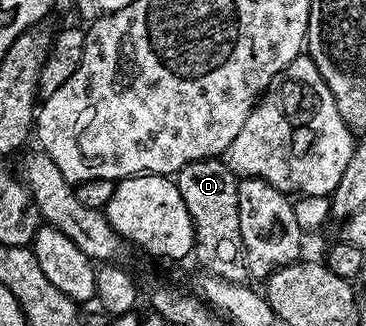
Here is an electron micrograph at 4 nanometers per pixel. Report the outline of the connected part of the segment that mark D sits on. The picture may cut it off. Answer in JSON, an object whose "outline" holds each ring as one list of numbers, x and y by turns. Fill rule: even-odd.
{"outline":[[218,157,197,159,174,174,174,183,189,207,191,222,195,225,193,257,212,277,240,283,248,280,247,256,241,243,241,215,237,211,240,178,229,171,226,160]]}

